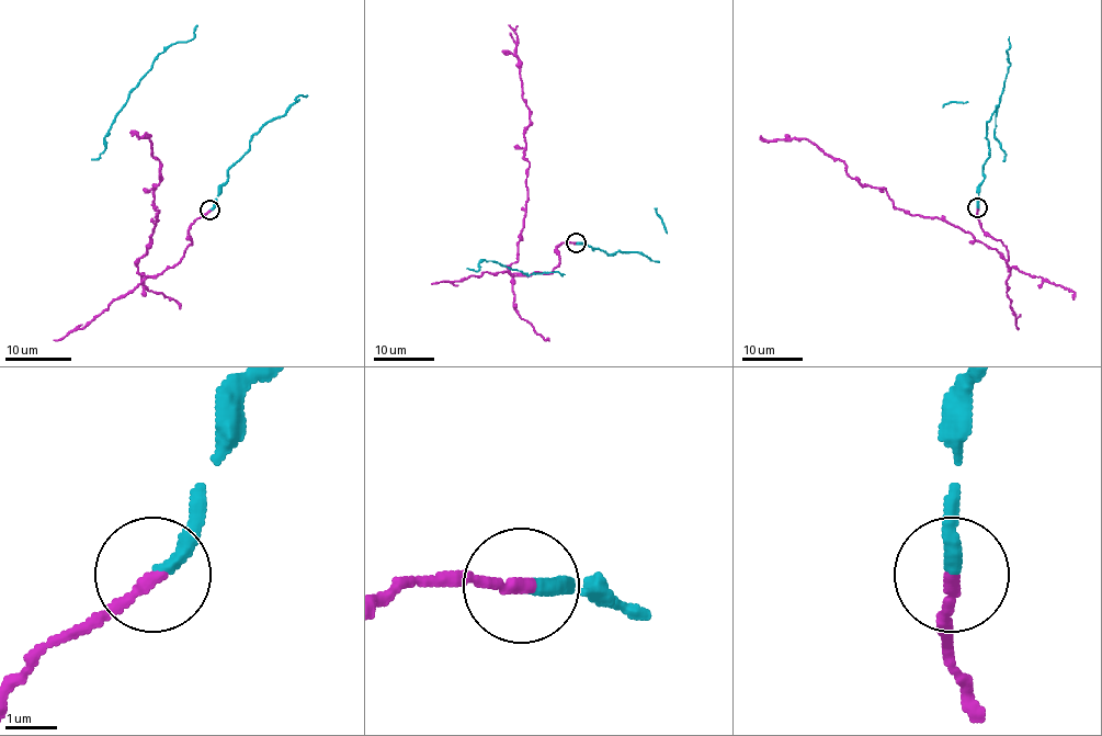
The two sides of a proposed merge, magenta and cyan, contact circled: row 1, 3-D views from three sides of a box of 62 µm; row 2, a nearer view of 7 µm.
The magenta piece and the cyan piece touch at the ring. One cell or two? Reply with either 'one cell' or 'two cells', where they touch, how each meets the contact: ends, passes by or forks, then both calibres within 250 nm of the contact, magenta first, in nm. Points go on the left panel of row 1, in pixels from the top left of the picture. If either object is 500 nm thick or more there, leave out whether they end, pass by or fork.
two cells; at (209, 210); magenta ends there; cyan ends there; 240 nm thick on the magenta side, 260 nm on the other

